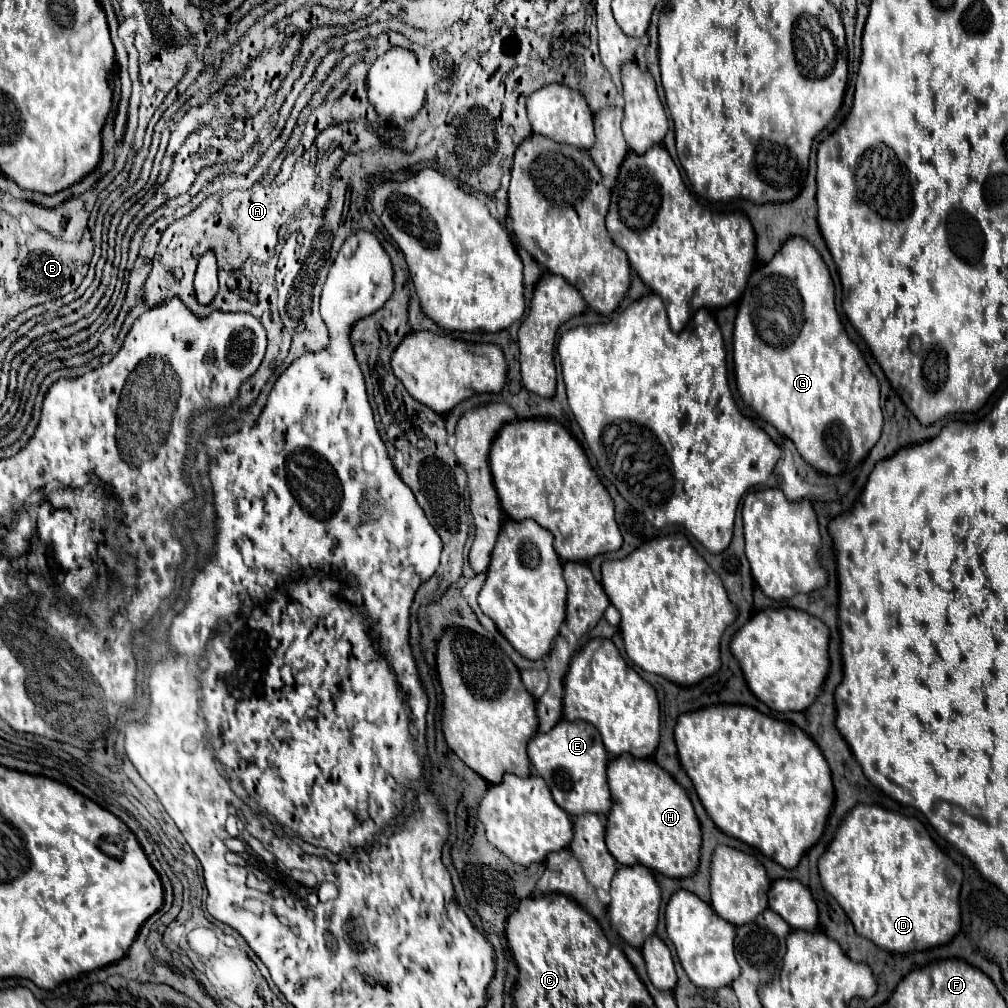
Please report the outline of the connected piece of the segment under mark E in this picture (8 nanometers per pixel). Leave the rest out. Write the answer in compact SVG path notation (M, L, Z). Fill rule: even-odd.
M560 720L554 726L554 730L546 734L536 734L528 742L528 756L536 772L544 778L546 786L550 788L554 802L562 810L566 810L572 816L582 812L608 814L612 806L608 778L606 778L608 756L598 730L594 730L590 722Z

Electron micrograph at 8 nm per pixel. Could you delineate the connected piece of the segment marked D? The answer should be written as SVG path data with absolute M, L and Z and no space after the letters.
M858 804L842 820L832 844L828 846L828 850L822 854L822 858L818 862L818 872L820 872L820 880L822 880L824 890L844 908L844 912L848 914L850 922L856 928L856 932L860 936L872 940L876 946L888 950L888 952L906 954L906 952L914 952L914 950L928 950L928 948L934 948L934 946L942 946L942 944L948 944L954 938L954 934L960 930L958 894L960 894L960 886L962 886L962 870L946 856L944 851L932 842L926 826L916 818L908 818L908 816L898 814L898 812L892 812L892 810L886 810L886 808L880 808L880 806L872 806L872 804Z

